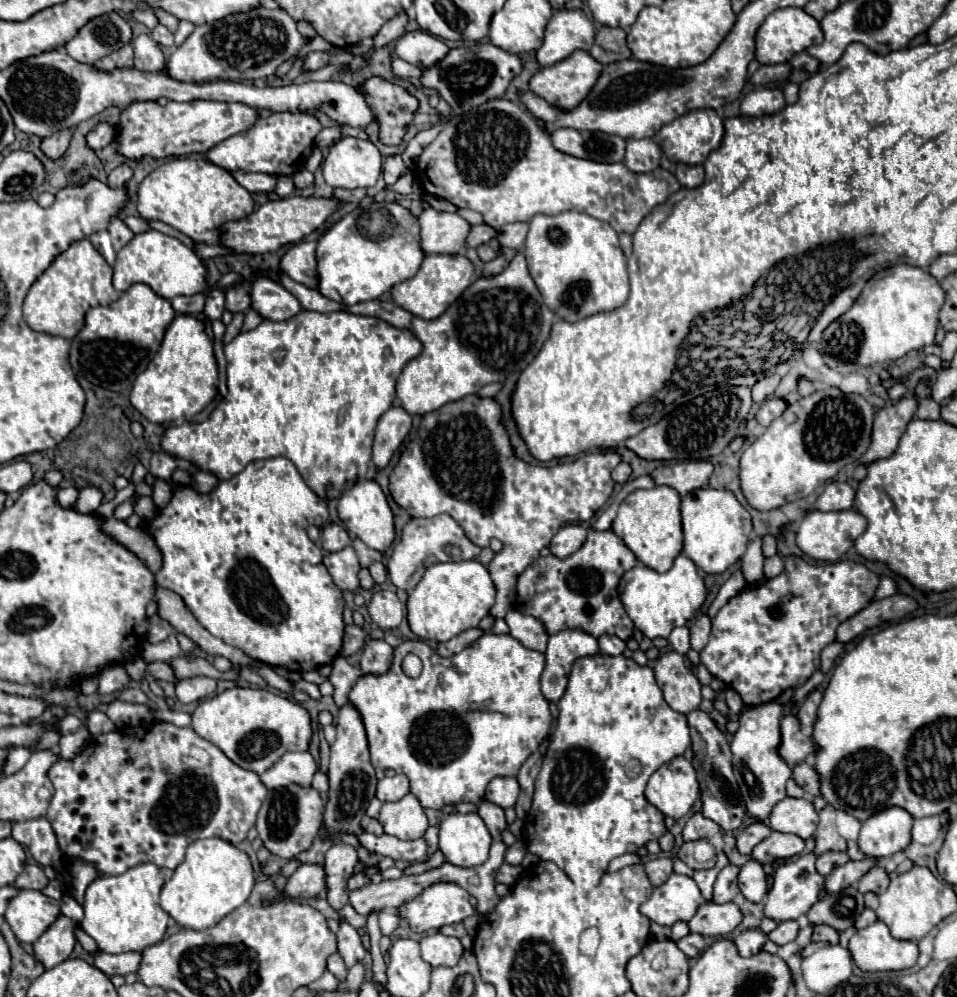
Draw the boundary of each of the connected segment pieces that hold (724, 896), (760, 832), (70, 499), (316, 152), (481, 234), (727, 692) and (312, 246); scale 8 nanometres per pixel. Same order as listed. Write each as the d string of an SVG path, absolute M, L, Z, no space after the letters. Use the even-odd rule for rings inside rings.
M728 865L724 867L720 873L718 873L718 879L714 883L714 893L712 893L712 901L714 903L728 903L728 901L734 901L734 897L740 893L738 889L738 871L740 867L736 865Z
M754 821L754 823L750 823L748 827L744 827L744 829L736 835L736 847L738 847L740 853L750 855L752 849L754 849L762 839L766 839L770 833L772 833L772 829L770 829L766 823Z
M66 487L57 492L57 501L62 507L73 507L79 495L79 490L75 487Z
M314 147L310 156L306 160L305 169L307 169L310 172L315 172L321 165L323 161L323 155L321 153L321 150L318 147Z
M482 223L482 225L474 225L472 227L466 243L468 243L468 247L478 247L482 243L490 243L494 237L498 237L498 231L494 227Z
M726 687L726 689L724 689L724 697L726 697L728 711L730 711L730 719L732 719L732 721L736 721L736 719L738 719L738 715L740 715L740 711L742 711L742 707L744 707L744 703L742 703L740 695L738 695L734 689L730 689L730 687Z
M302 241L292 245L280 261L280 269L310 289L318 287L318 269L316 269L316 241Z

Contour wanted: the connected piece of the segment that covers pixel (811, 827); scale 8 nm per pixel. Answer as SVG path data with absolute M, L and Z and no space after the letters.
M784 797L770 813L770 827L782 833L794 833L802 839L814 835L818 813L814 805L802 797Z

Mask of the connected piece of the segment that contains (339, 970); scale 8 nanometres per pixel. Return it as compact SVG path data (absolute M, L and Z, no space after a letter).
M334 953L334 955L328 957L328 971L330 971L338 981L344 981L344 979L346 979L348 969L346 969L346 965L344 965L344 961L340 959L338 953Z

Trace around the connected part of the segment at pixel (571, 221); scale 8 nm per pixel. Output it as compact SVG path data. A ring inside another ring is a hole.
M578 211L534 215L524 241L524 257L546 307L568 323L576 323L594 313L612 311L628 299L626 257L616 231L606 221Z

